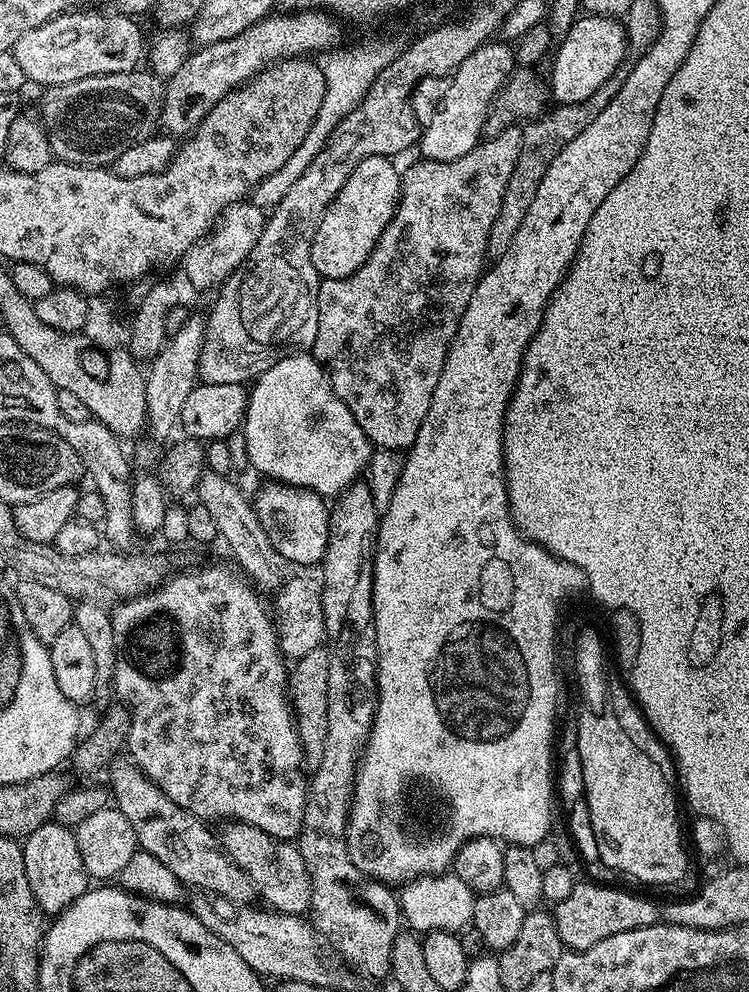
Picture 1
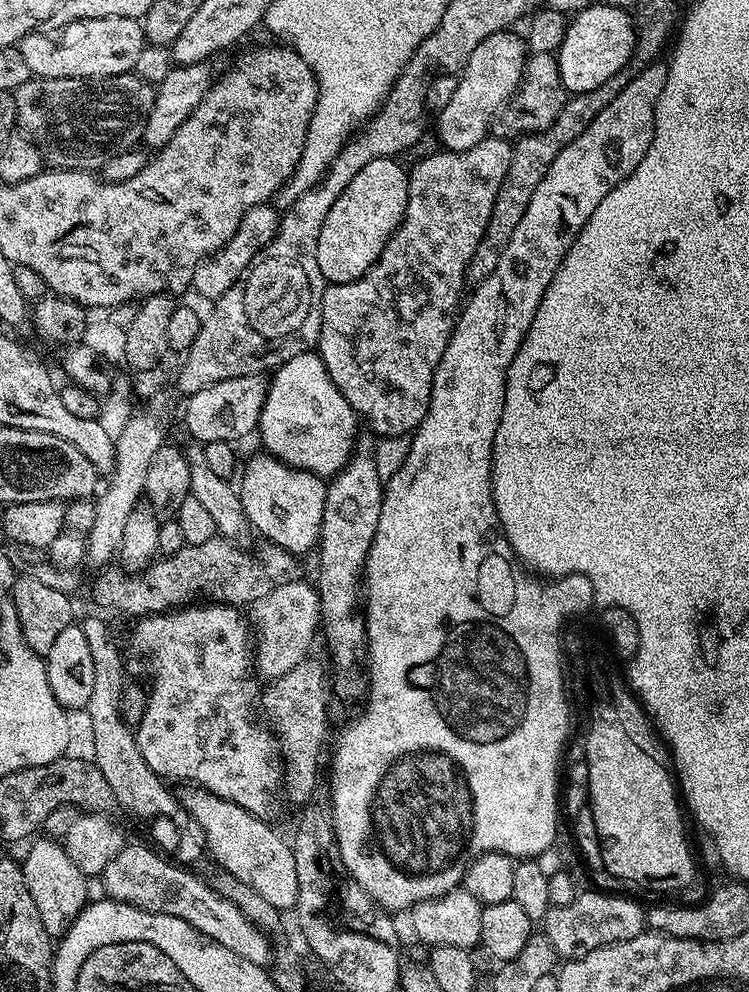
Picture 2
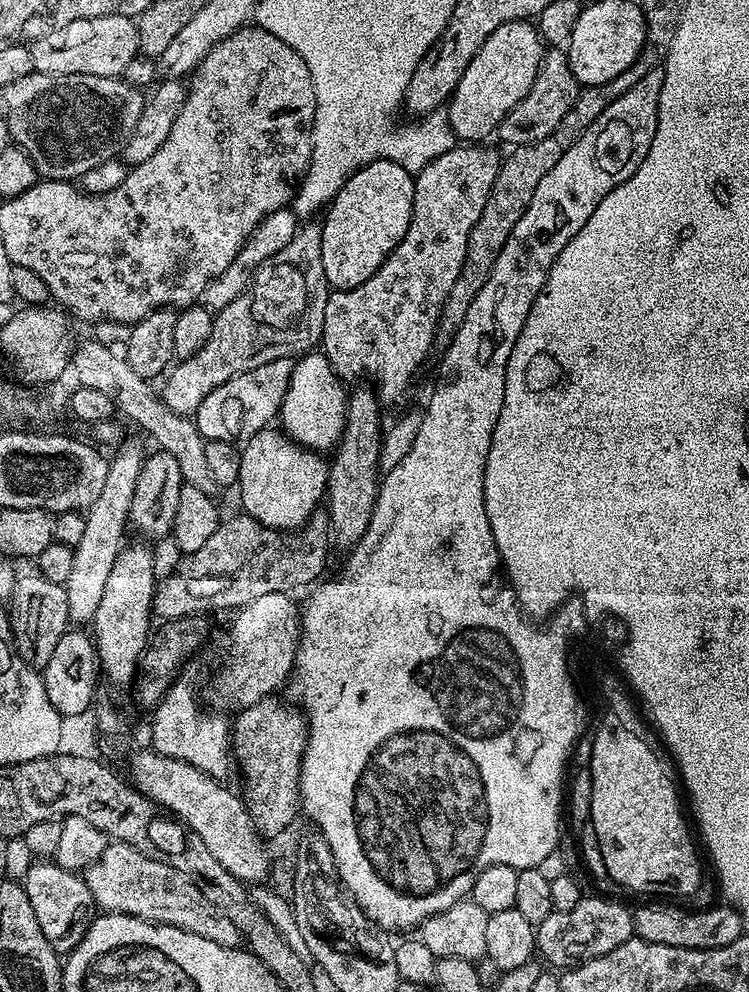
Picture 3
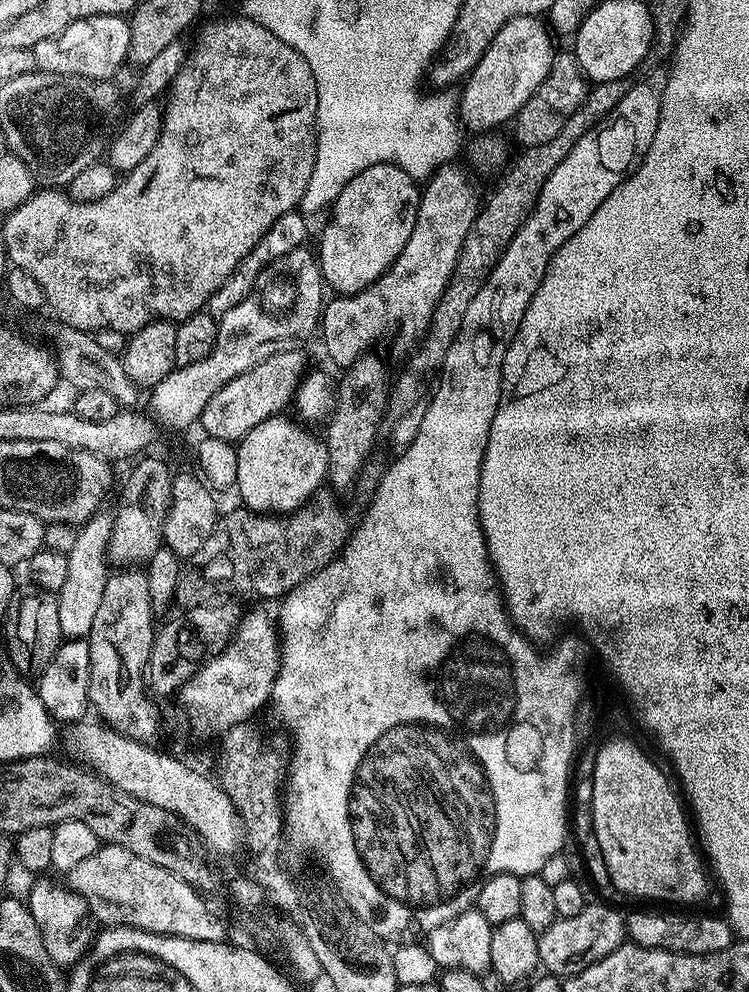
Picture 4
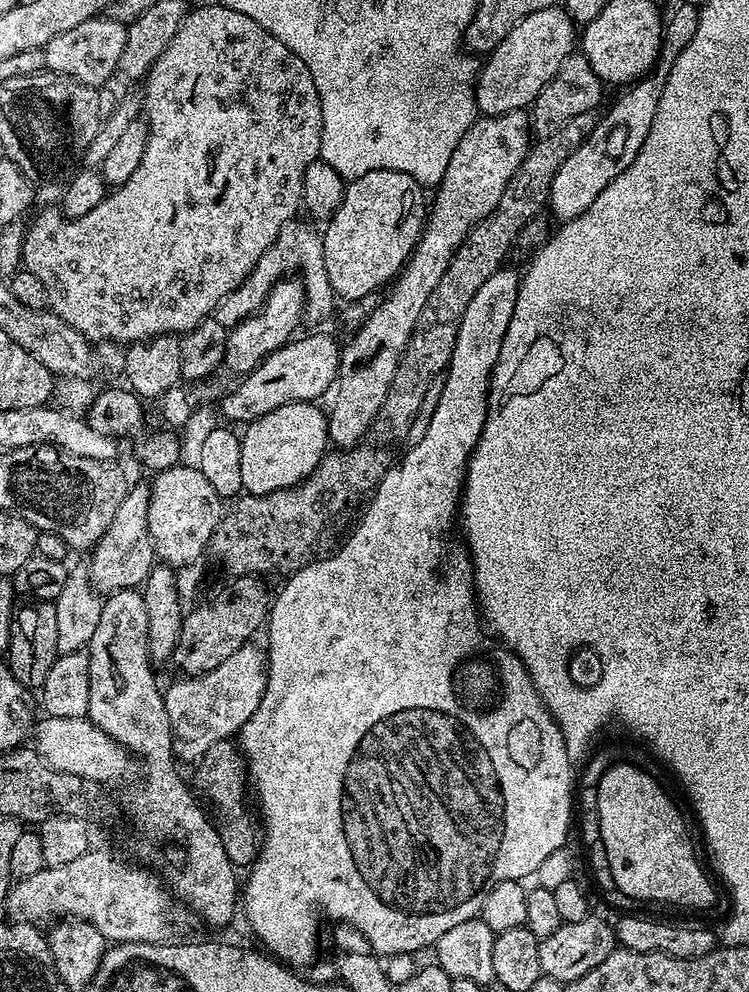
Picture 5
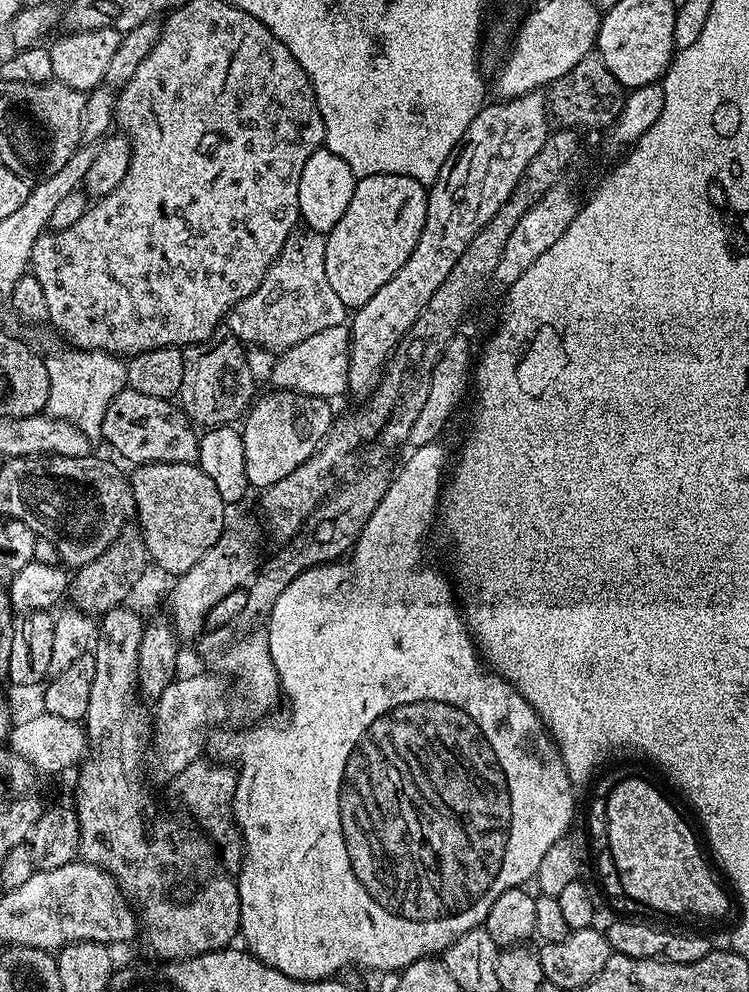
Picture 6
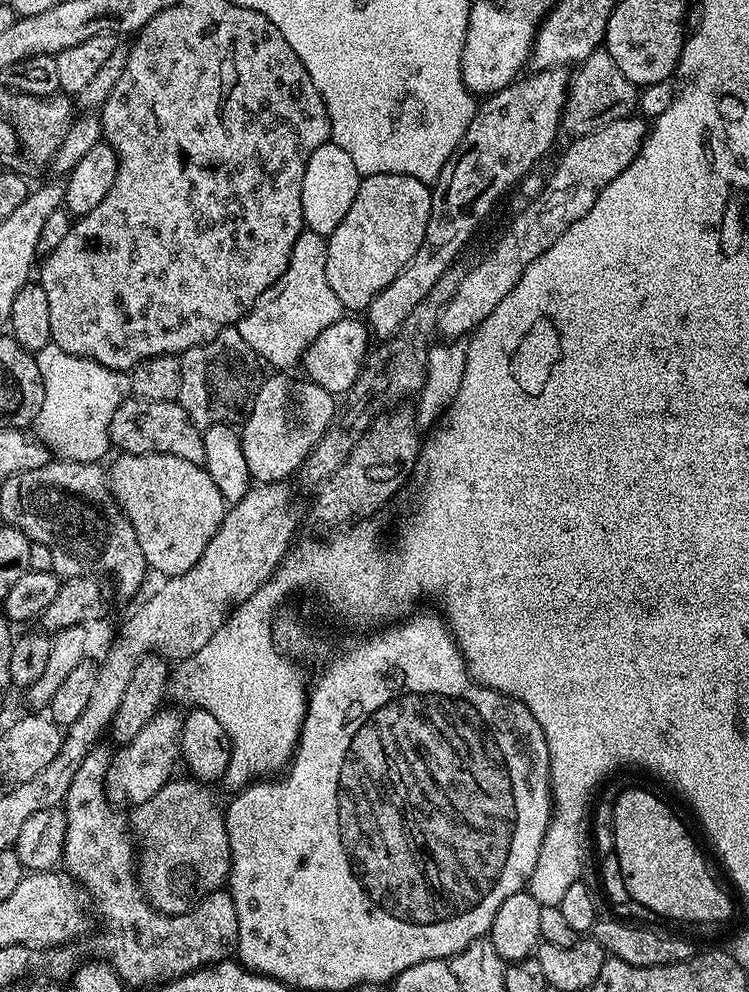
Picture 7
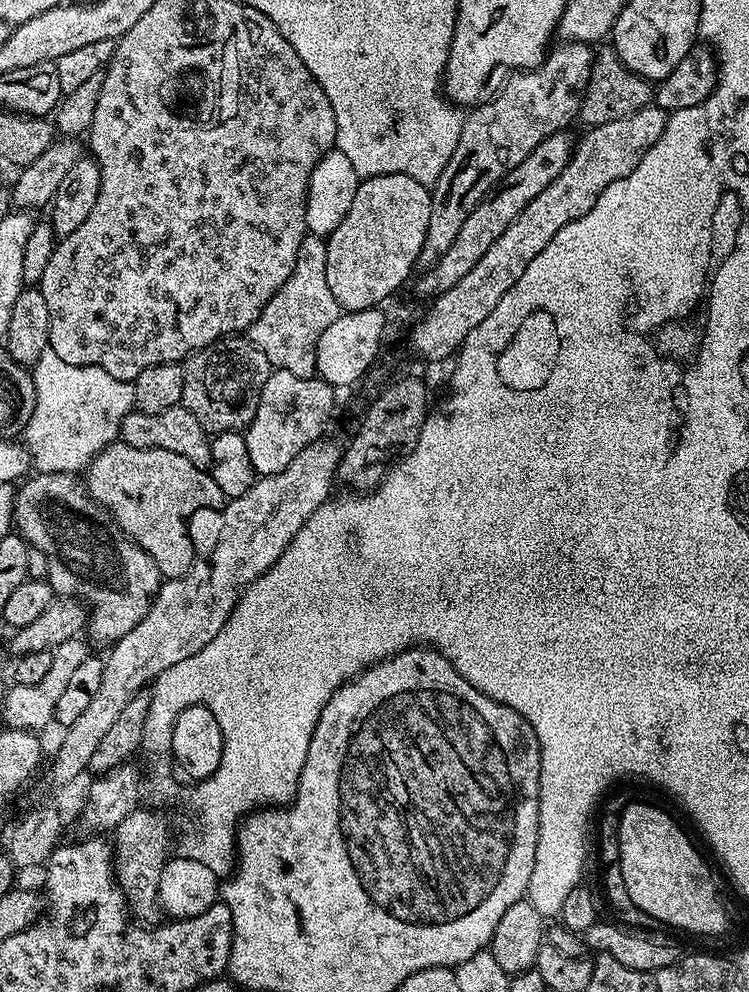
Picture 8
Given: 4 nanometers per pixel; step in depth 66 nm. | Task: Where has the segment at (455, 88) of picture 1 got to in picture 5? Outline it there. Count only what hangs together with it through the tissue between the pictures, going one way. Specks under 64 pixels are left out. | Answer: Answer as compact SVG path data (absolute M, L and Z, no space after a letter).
M563 7L526 14L502 38L498 47L487 53L476 77L476 106L483 115L497 116L518 112L533 105L544 84L559 72L562 62L578 44L578 28Z

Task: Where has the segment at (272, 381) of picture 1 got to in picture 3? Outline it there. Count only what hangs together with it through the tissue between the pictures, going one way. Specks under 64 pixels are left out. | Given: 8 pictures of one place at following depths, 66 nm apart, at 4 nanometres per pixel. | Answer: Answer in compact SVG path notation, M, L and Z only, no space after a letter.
M313 350L295 361L290 386L278 413L279 423L297 443L313 450L331 449L339 439L346 403L345 385L332 370L323 351Z

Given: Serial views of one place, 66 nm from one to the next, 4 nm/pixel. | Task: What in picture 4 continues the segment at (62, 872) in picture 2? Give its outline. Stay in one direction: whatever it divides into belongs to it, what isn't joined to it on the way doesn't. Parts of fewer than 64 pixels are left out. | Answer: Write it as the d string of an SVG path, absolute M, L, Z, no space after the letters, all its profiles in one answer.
M48 878L37 879L40 881L29 890L26 903L40 927L46 954L50 954L52 961L61 970L68 970L79 964L91 949L94 931L92 932L91 926L88 925L90 909L88 903L71 888L63 883L55 884L52 880L44 879Z

